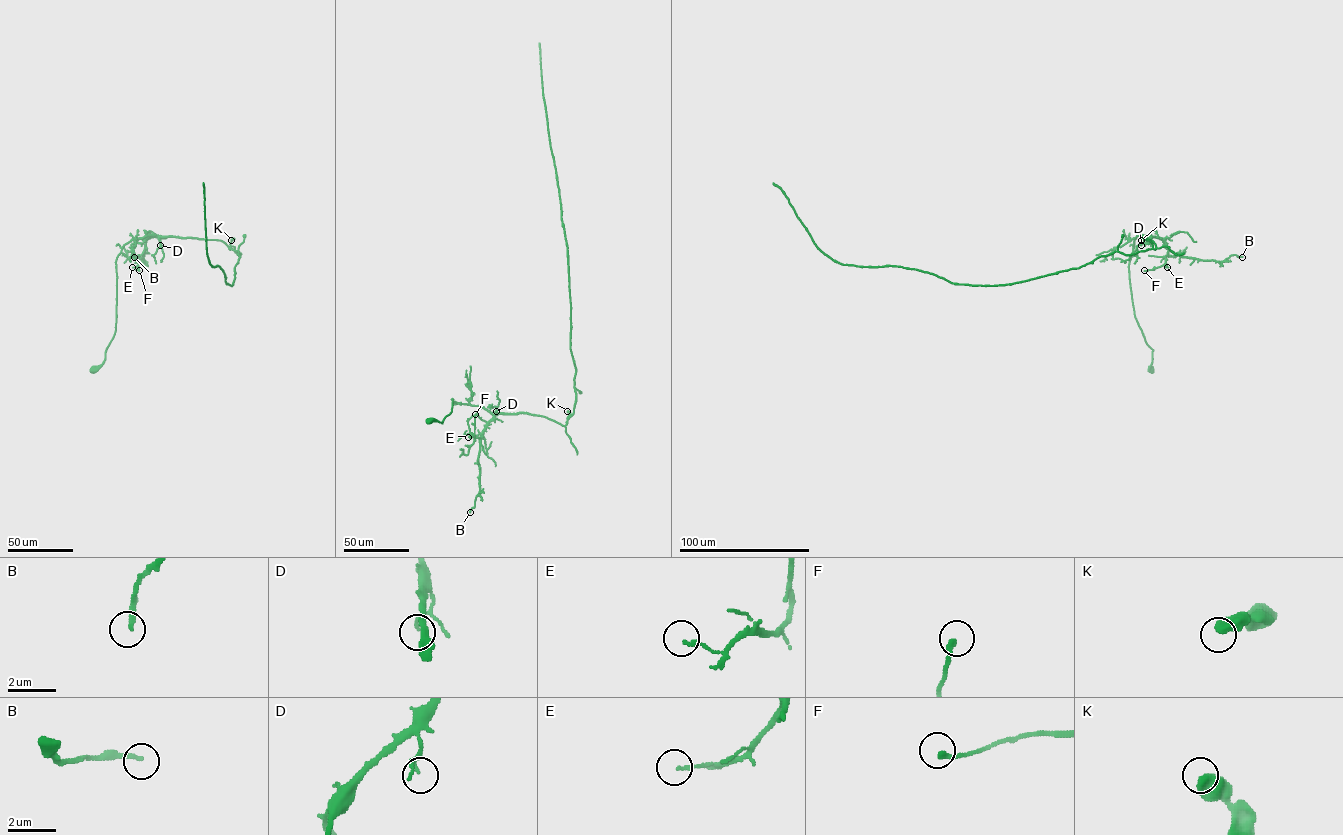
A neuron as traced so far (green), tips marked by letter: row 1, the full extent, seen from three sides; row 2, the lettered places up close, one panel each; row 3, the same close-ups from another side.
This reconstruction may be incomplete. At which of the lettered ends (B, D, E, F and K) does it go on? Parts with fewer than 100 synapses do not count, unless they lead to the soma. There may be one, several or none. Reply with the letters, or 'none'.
none

